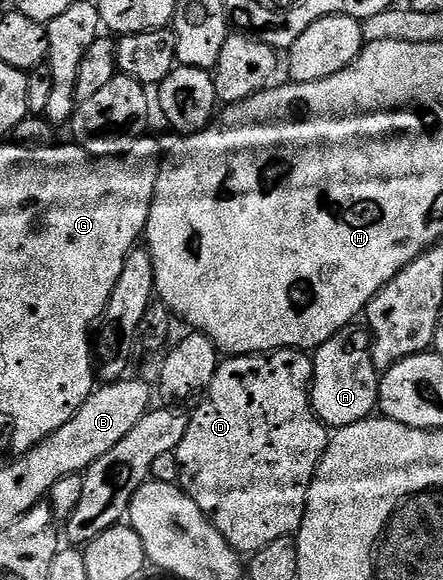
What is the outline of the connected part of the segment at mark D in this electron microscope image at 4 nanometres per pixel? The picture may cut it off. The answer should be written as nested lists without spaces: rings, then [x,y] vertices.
[[[276,349],[274,353],[253,353],[250,357],[228,356],[220,360],[217,371],[213,375],[211,385],[202,394],[199,406],[195,409],[195,414],[190,414],[188,430],[182,439],[179,448],[174,452],[177,463],[179,464],[178,484],[182,486],[189,499],[197,503],[204,516],[211,521],[213,527],[224,536],[224,539],[240,555],[250,555],[269,547],[273,539],[290,537],[298,534],[305,507],[307,506],[307,492],[311,486],[311,481],[315,477],[315,472],[319,466],[319,460],[327,450],[329,440],[329,429],[315,416],[311,404],[311,391],[309,386],[312,384],[314,375],[314,363],[312,354],[302,349]]]

